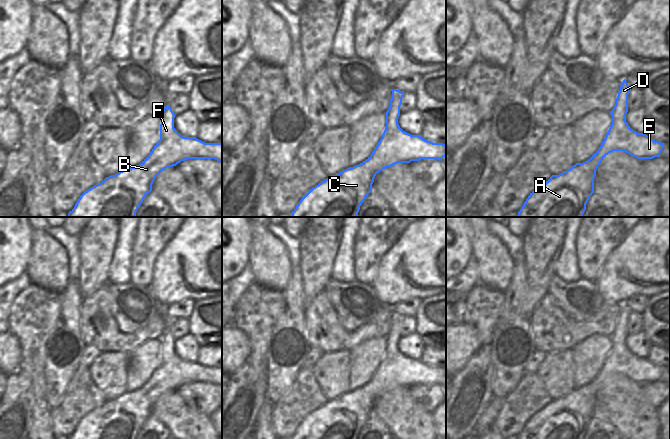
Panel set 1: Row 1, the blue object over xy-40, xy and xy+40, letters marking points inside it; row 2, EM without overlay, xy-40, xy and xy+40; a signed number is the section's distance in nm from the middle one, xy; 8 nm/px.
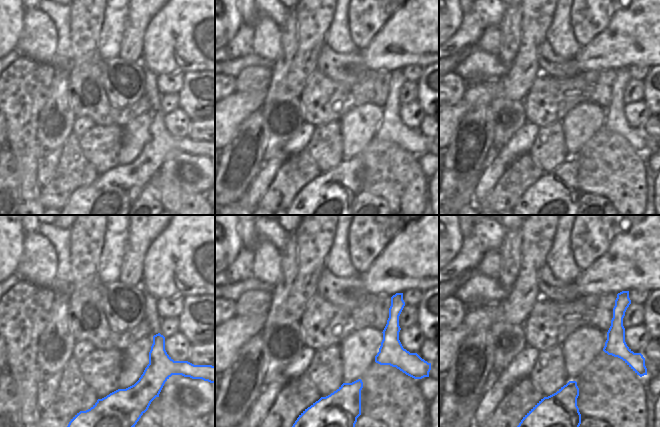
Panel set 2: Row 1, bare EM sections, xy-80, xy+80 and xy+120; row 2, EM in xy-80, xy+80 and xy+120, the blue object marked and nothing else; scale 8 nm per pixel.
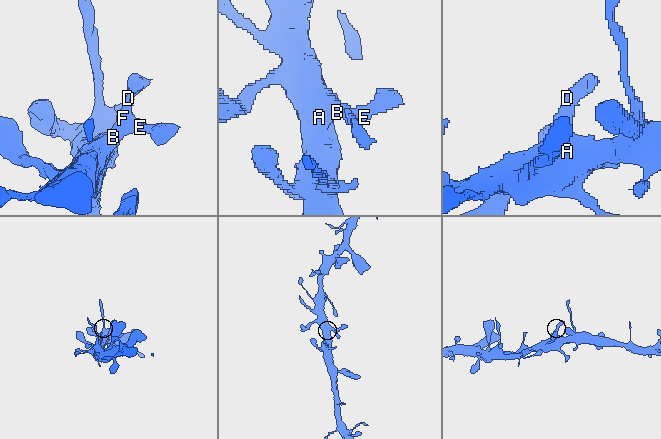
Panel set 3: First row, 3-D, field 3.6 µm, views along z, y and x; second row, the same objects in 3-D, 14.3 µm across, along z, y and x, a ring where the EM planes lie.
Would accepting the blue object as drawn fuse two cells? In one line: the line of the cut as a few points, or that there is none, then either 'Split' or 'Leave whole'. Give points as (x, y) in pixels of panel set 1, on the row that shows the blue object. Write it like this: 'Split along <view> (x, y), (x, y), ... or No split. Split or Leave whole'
No split. Leave whole

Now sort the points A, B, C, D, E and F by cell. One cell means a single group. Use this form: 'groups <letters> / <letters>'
groups A B C D E F

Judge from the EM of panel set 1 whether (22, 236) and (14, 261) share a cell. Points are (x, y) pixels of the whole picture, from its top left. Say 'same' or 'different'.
same

